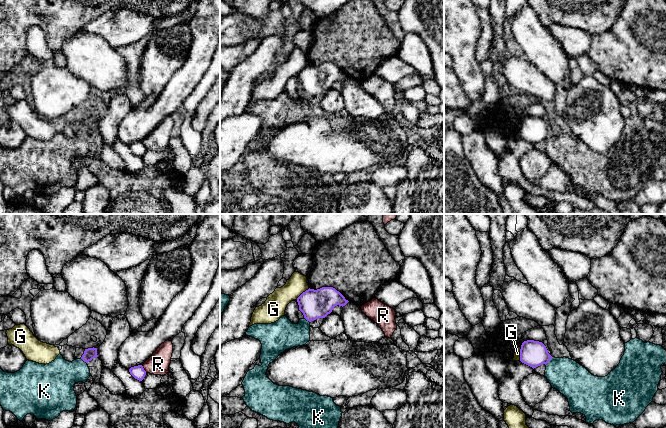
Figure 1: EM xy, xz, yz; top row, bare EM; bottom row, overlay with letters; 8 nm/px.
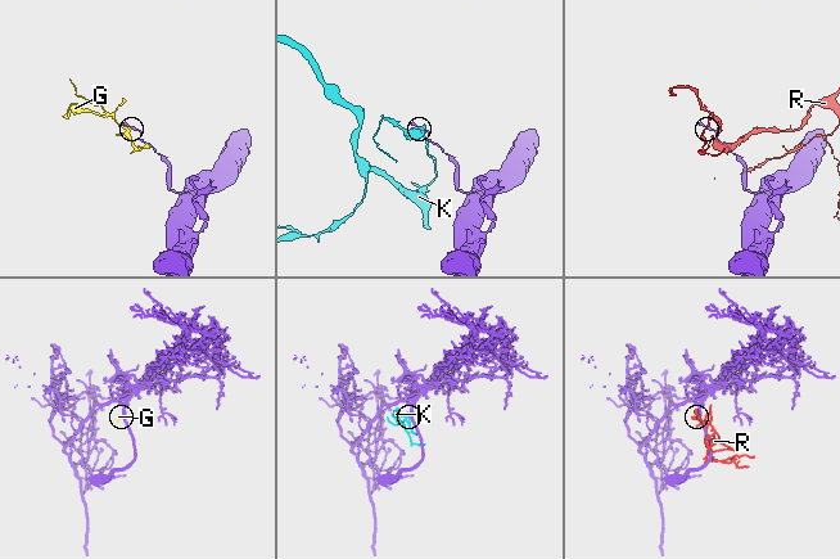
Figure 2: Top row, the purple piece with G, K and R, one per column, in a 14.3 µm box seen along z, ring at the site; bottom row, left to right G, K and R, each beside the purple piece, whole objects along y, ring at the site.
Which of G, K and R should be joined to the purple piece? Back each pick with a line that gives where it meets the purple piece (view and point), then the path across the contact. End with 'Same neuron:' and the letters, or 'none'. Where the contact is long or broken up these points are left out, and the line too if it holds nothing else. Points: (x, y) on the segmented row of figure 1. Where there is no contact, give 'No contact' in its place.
Same neuron: none

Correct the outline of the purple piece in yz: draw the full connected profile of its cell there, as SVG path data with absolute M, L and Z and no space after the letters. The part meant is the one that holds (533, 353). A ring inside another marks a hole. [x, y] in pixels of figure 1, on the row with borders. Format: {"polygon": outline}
{"polygon": "M524 341L520 349L520 361L533 369L547 364L552 356L548 353L546 346L539 341Z"}

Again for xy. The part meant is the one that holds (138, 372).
{"polygon": "M142 365L134 366L129 369L130 374L137 380L142 381L146 375Z"}

